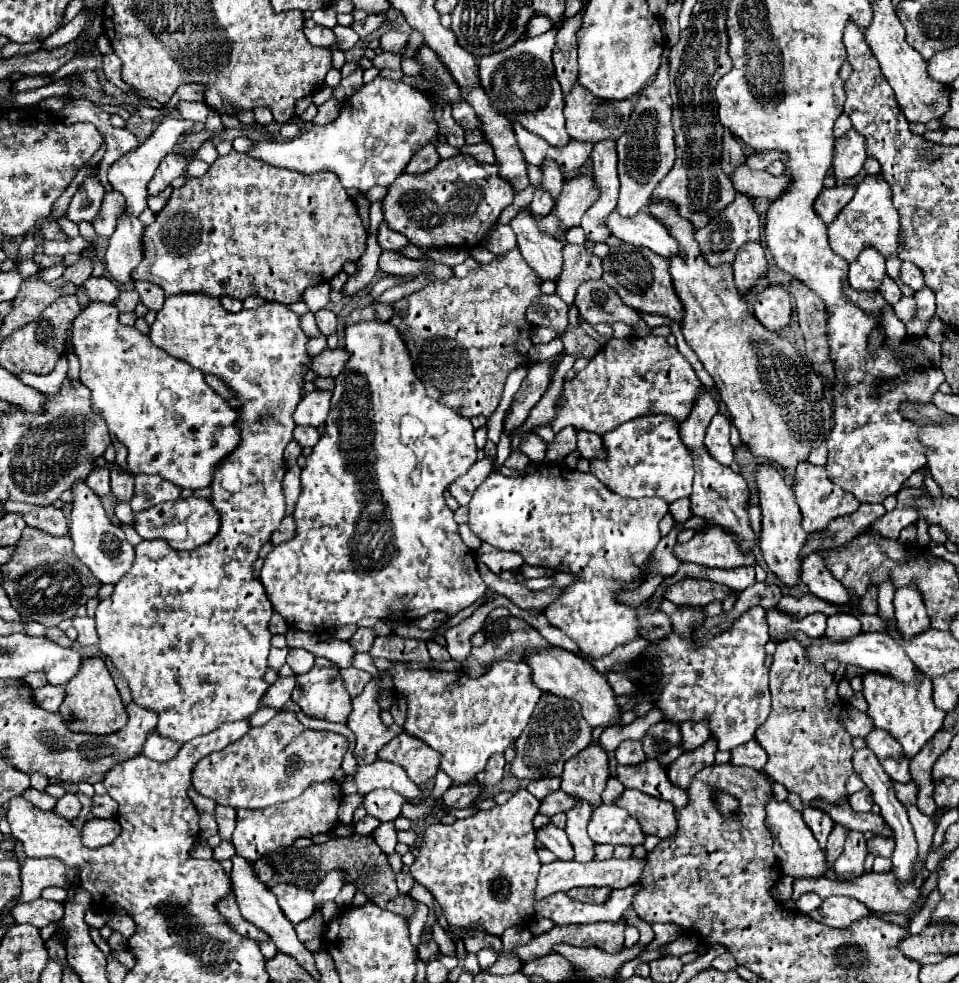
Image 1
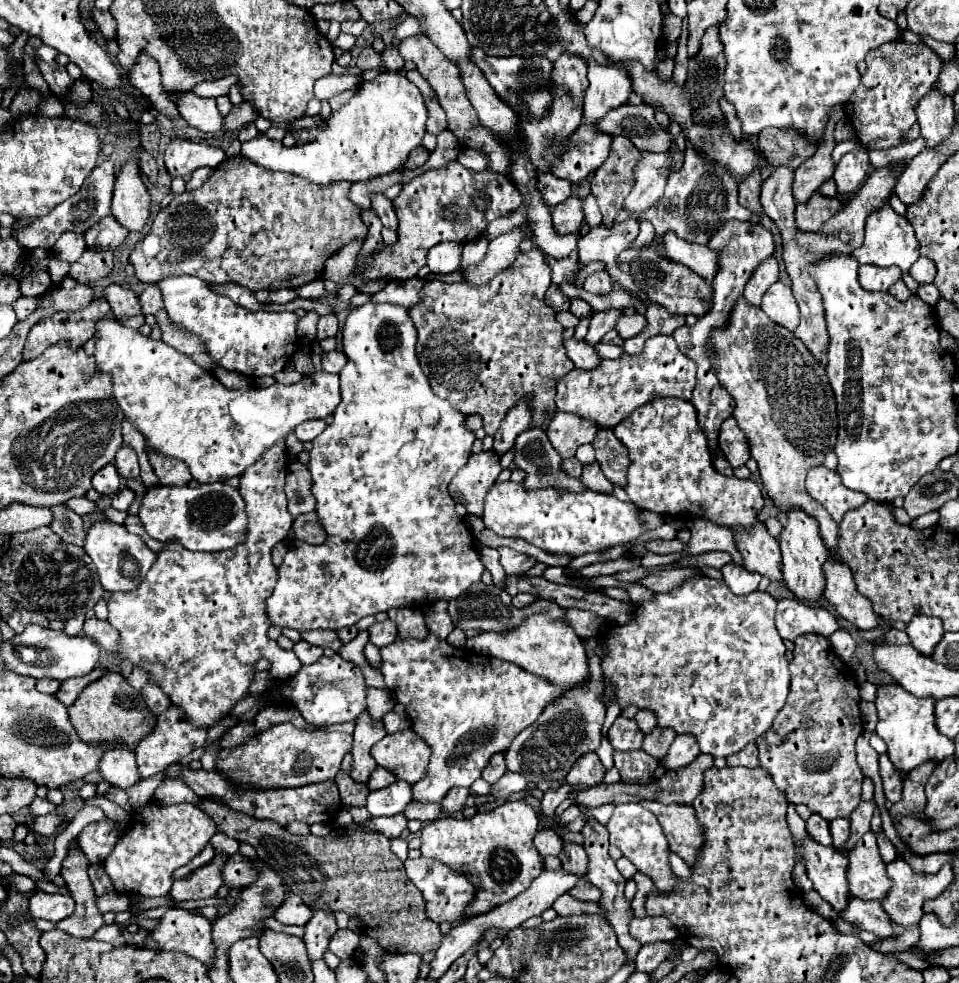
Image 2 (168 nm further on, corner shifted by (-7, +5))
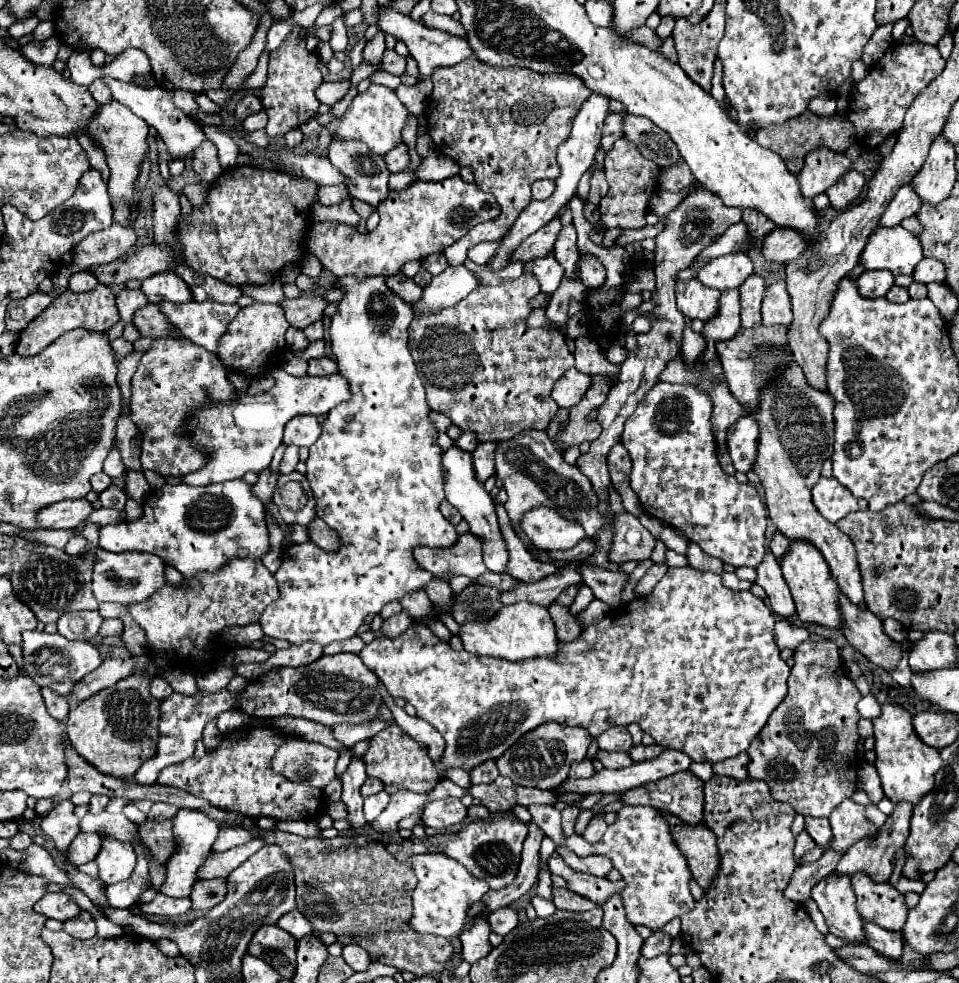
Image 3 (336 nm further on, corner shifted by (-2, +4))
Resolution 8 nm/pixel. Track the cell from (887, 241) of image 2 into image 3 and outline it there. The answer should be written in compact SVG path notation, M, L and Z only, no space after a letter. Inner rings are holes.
M879 225L861 253L861 265L865 269L887 269L893 275L911 275L915 265L923 259L919 239L897 227Z

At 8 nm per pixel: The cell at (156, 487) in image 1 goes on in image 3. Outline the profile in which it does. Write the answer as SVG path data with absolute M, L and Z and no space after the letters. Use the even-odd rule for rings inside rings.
M177 327L171 329L171 335L153 339L131 381L131 421L141 431L143 469L151 469L163 477L183 477L197 471L205 463L205 457L191 443L177 437L183 421L197 405L231 401L235 397L235 387L227 381L227 369L215 353L181 335Z

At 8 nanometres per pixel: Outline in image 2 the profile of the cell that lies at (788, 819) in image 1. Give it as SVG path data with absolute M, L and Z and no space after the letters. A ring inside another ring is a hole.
M810 838L798 848L798 854L804 858L808 878L814 884L814 890L840 914L848 906L848 860L832 846L820 846Z

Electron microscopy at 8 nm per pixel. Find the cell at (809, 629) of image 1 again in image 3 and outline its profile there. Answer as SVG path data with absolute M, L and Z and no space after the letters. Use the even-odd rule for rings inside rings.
M785 617L777 619L773 633L775 633L775 643L779 645L779 649L797 649L811 635L807 627L795 625Z

